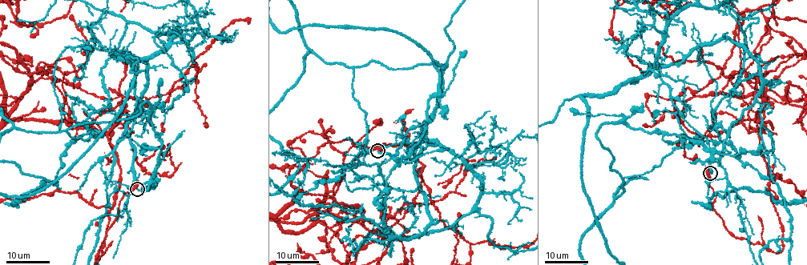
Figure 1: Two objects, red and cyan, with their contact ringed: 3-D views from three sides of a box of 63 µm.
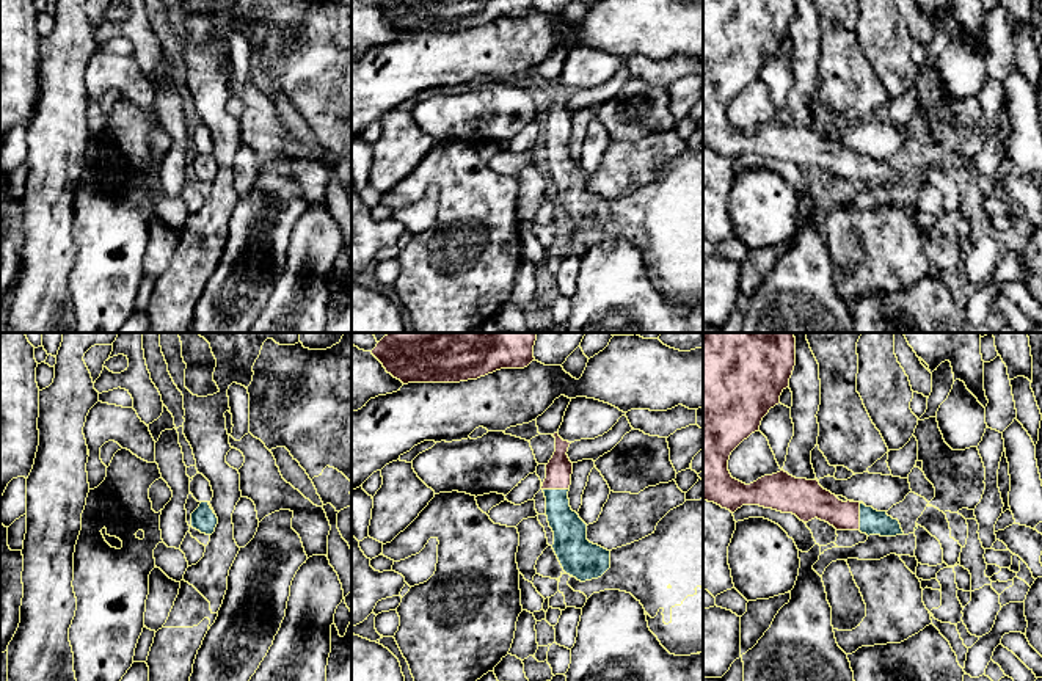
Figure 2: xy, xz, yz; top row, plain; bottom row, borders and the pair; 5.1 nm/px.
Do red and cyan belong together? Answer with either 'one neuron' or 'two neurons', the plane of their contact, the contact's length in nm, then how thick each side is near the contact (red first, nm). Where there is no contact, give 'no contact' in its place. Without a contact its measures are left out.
two neurons | xz | 140 nm | 140/180 nm

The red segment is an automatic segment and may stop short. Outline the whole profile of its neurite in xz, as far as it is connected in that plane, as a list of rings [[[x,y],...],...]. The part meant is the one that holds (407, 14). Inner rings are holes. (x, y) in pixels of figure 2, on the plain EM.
[[[372,0],[388,22],[408,31],[460,31],[501,17],[524,17],[534,0]]]

